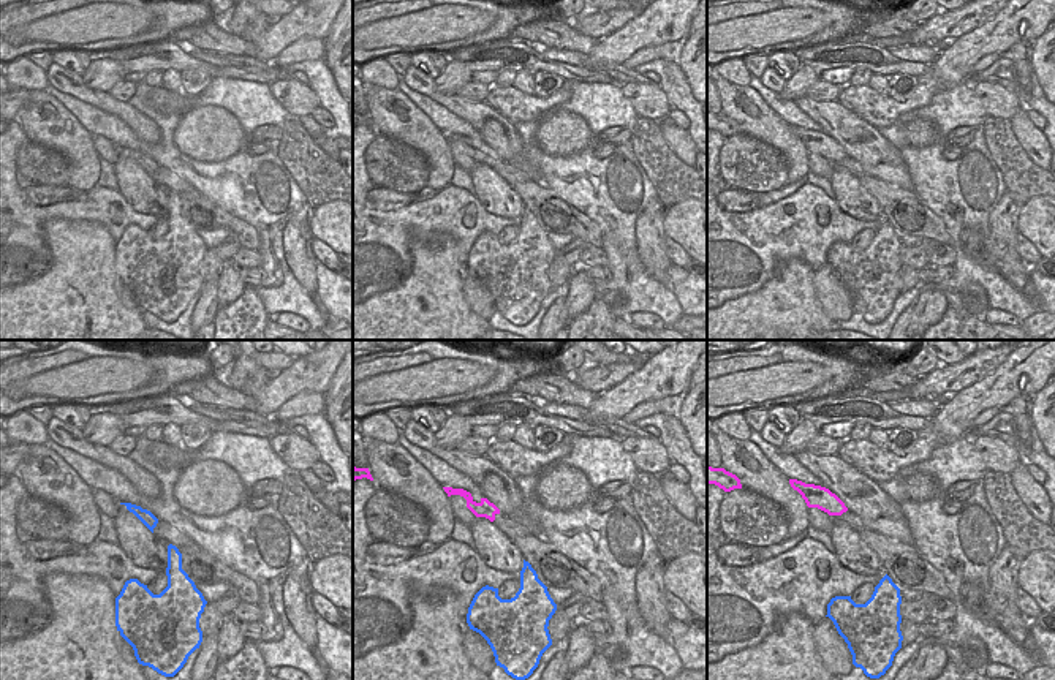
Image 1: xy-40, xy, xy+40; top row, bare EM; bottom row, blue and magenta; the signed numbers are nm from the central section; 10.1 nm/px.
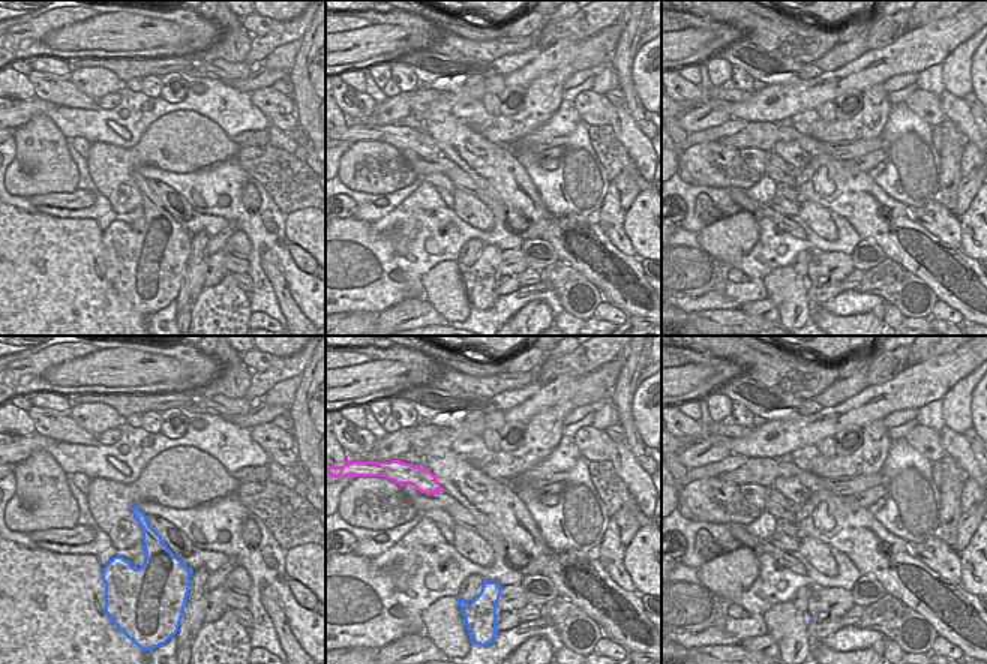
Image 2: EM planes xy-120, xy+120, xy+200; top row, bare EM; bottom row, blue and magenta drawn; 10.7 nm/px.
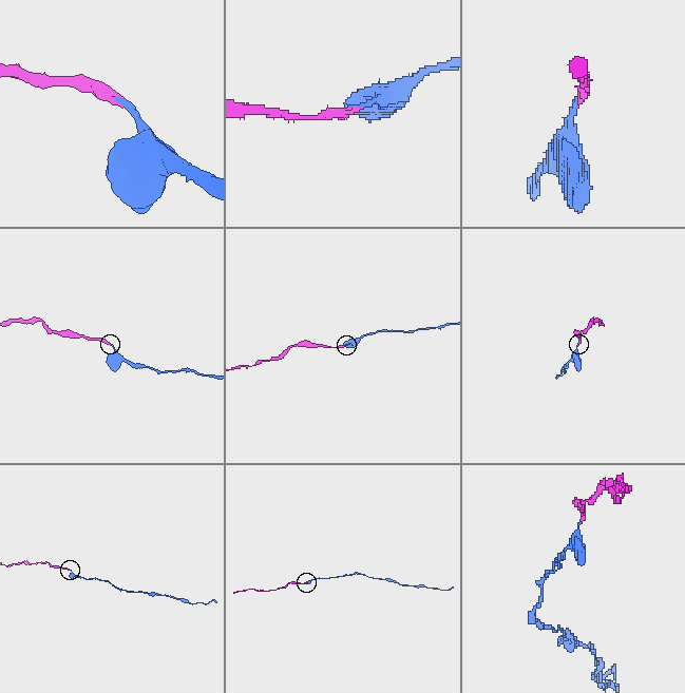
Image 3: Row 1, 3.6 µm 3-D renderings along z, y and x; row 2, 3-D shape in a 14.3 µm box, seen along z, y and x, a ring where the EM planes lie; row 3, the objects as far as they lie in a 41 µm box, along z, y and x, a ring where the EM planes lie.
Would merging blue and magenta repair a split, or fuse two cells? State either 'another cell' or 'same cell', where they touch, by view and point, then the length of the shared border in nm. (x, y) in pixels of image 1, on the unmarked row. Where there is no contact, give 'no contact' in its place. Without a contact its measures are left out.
same cell | no contact

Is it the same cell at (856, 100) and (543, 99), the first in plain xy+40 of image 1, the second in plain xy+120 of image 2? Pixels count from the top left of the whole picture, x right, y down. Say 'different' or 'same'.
same

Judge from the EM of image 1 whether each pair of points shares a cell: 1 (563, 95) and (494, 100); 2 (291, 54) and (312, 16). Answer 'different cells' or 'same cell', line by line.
1: same cell
2: different cells

